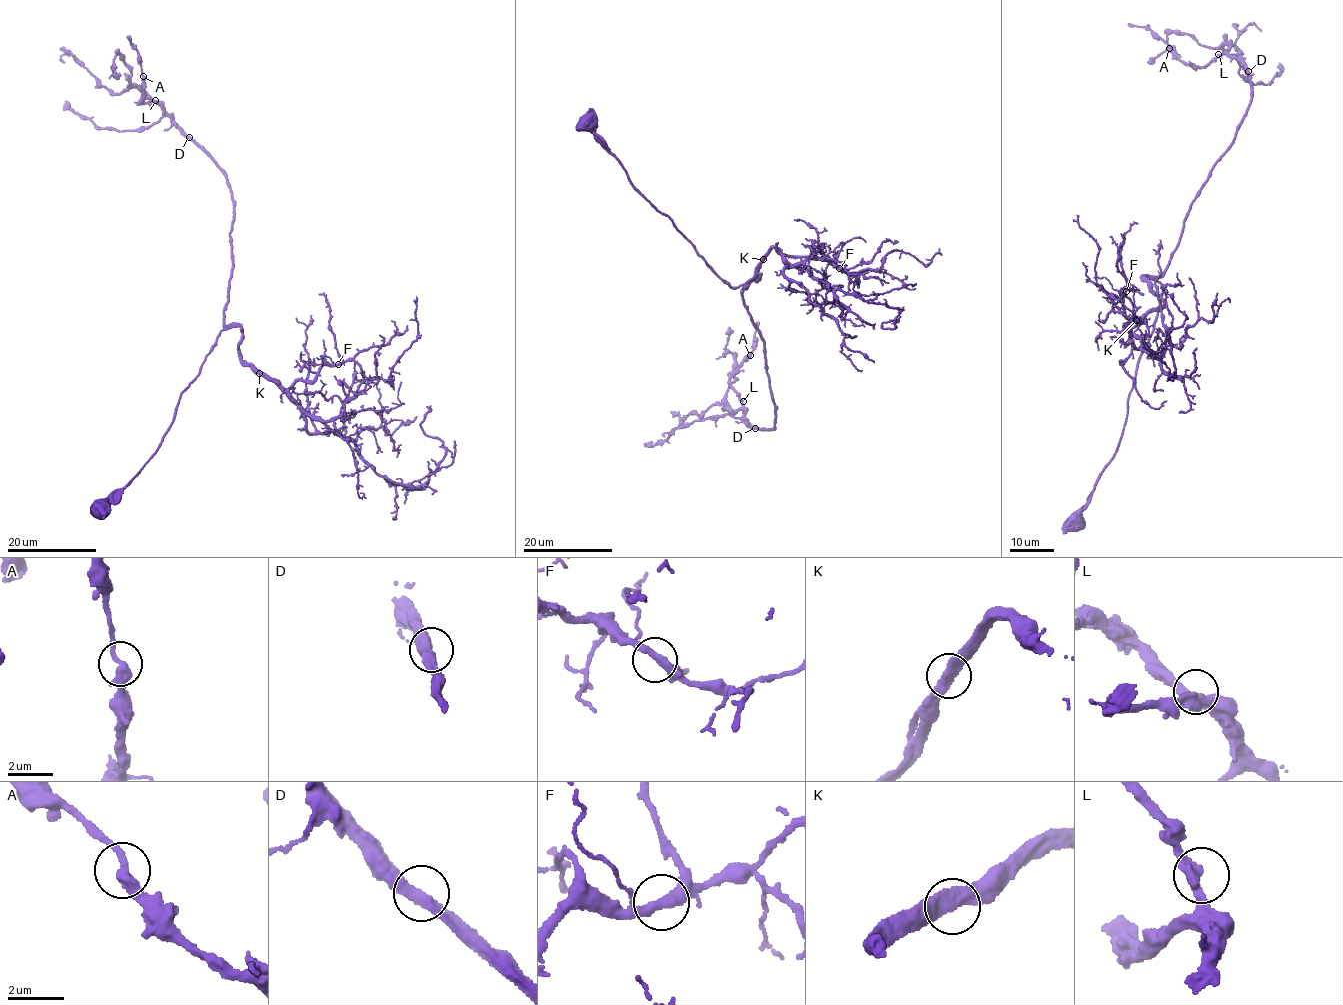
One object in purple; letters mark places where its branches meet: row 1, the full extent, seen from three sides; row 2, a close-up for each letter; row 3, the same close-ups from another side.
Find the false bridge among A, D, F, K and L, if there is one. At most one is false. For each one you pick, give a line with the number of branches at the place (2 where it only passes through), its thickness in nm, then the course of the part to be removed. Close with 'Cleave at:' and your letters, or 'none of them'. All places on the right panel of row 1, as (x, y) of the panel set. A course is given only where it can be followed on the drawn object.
Cleave at: none of them

